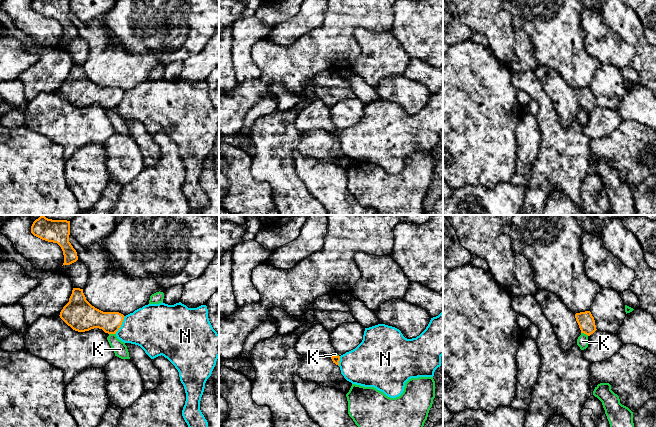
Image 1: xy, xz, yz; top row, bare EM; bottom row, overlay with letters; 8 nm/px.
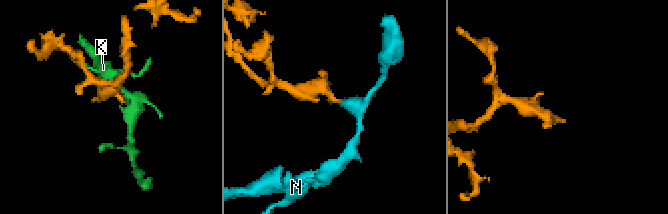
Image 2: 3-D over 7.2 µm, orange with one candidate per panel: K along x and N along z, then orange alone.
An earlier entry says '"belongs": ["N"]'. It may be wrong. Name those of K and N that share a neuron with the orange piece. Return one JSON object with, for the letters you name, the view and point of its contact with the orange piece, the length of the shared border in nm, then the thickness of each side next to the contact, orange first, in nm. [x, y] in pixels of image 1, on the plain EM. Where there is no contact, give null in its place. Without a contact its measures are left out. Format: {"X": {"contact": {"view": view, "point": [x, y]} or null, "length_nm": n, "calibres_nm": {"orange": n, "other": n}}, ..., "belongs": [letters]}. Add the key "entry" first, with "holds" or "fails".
{"entry": "fails", "belongs": []}

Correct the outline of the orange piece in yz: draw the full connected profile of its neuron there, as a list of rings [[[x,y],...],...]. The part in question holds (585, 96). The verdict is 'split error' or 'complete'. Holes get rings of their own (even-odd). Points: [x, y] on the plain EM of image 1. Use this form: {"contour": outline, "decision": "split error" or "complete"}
{"contour": [[[590,87],[576,89],[575,94],[581,106],[581,109],[590,112],[597,106],[594,93]]], "decision": "complete"}

